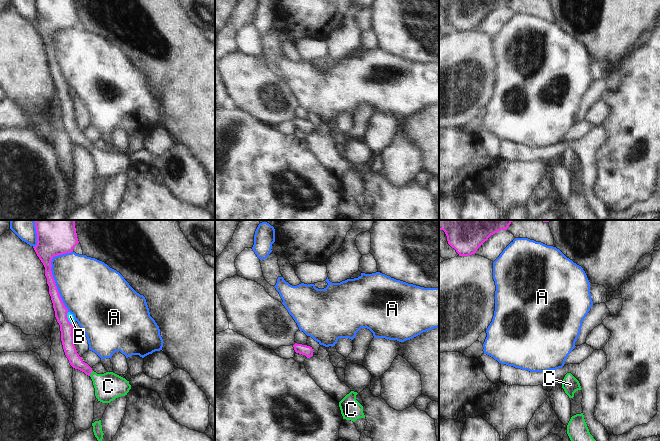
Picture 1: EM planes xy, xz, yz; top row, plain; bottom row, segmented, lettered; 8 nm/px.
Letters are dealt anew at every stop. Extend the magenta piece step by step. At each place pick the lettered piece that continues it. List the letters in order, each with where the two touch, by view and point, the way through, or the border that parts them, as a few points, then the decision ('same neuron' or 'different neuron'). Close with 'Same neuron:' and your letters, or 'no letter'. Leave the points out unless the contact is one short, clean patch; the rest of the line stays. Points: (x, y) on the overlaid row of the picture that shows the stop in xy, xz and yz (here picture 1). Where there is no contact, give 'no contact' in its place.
A: xy (52, 275) | different neuron
B: xy (67, 318) | different neuron
C: xy (90, 373) | across xy (75, 360), (90, 373), (108, 386) | same neuron
Same neuron: C

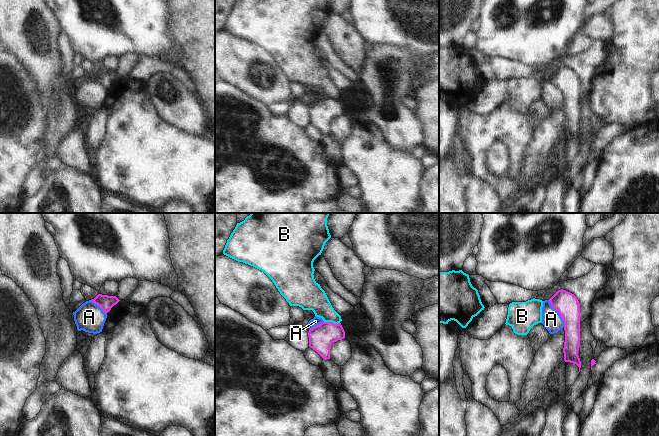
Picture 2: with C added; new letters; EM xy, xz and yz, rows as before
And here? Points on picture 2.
A: yz (559, 313) | along yz (548, 300), (560, 315), (564, 326) | different neuron
B: xz (332, 323) | along xz (324, 321), (339, 323) | different neuron
Same neuron: no letter

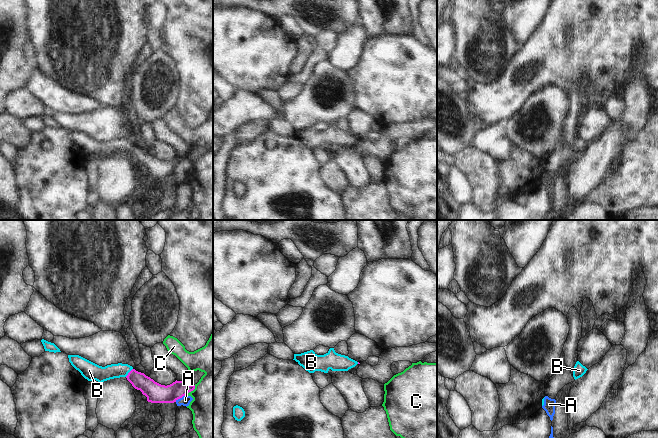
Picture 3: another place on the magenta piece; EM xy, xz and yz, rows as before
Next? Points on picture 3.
A: xy (179, 398) | different neuron
B: xy (129, 372) | across xy (152, 390), (129, 372), (98, 373) | same neuron
C: xy (190, 391) | different neuron
Same neuron: B

